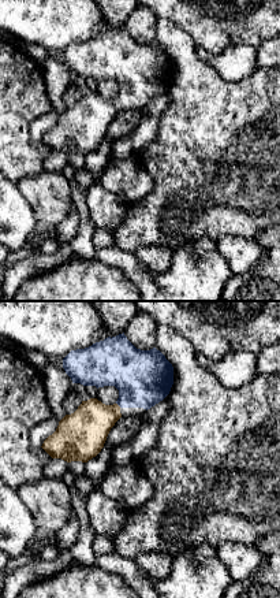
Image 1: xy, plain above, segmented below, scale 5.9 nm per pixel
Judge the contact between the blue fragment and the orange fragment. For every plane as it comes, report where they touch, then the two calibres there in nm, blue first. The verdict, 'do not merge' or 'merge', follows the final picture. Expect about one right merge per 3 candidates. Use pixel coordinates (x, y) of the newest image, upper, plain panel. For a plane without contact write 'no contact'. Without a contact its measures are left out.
(119, 99) | 340/260 nm

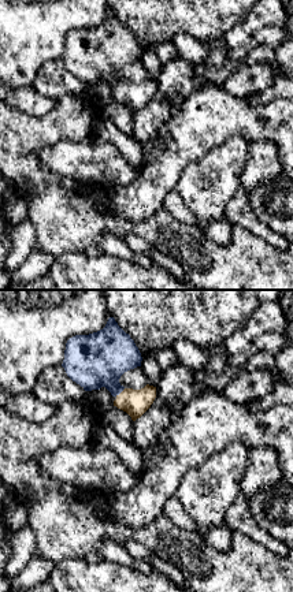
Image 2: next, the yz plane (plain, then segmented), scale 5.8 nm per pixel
(119, 86) | 320/160 nm

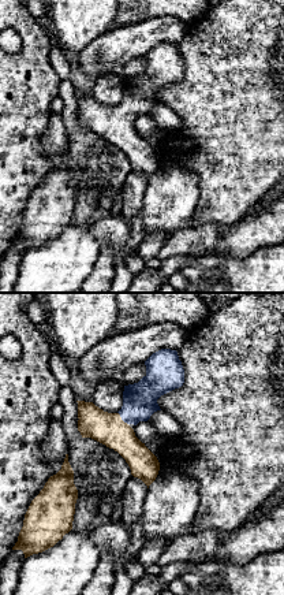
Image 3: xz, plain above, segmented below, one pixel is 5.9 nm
(122, 112) | 200/190 nm

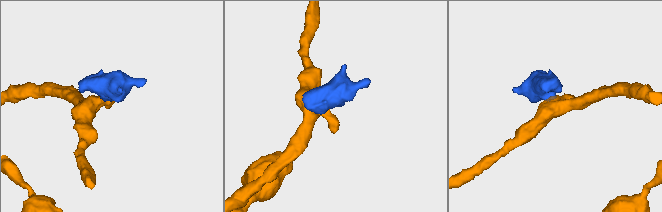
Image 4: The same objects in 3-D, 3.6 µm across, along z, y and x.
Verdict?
merge

